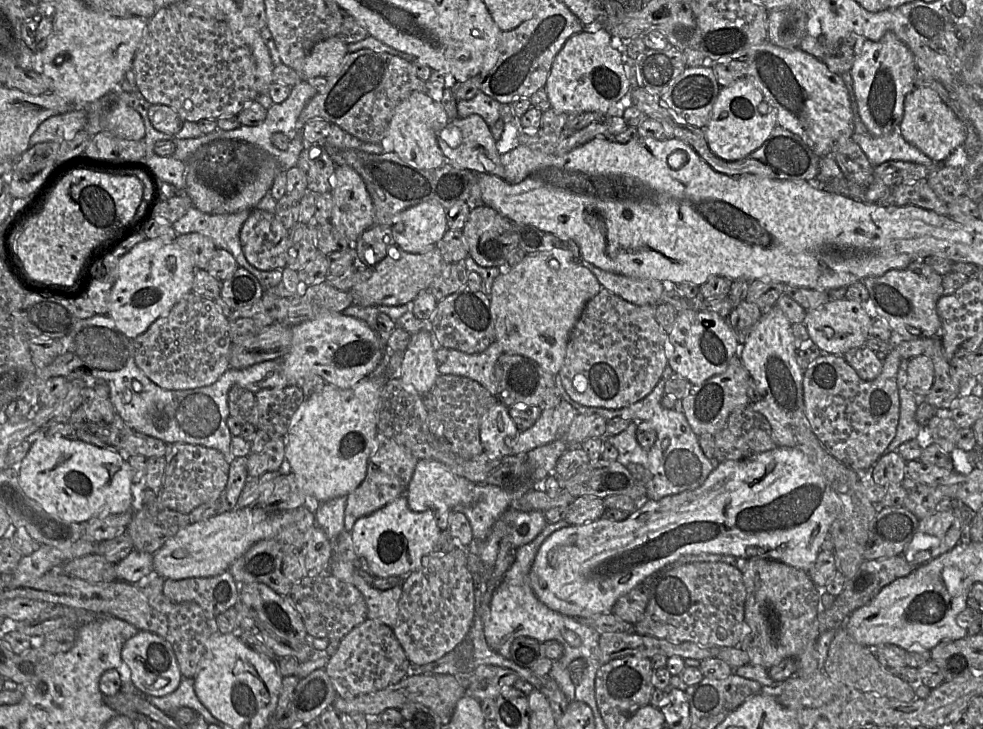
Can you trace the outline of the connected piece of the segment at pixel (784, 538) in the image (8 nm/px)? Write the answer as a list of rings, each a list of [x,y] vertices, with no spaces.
[[[777,447],[742,460],[716,463],[714,470],[700,487],[669,495],[660,500],[648,499],[637,504],[636,509],[625,520],[612,521],[603,516],[595,521],[576,526],[569,525],[552,533],[541,544],[529,571],[529,583],[537,598],[551,610],[572,618],[609,613],[621,596],[637,585],[644,583],[648,577],[655,577],[667,565],[680,557],[701,553],[732,555],[745,559],[769,558],[801,569],[809,574],[821,550],[821,543],[825,535],[830,532],[832,523],[842,510],[839,493],[827,484],[824,478],[815,470],[807,455],[797,447]]]

